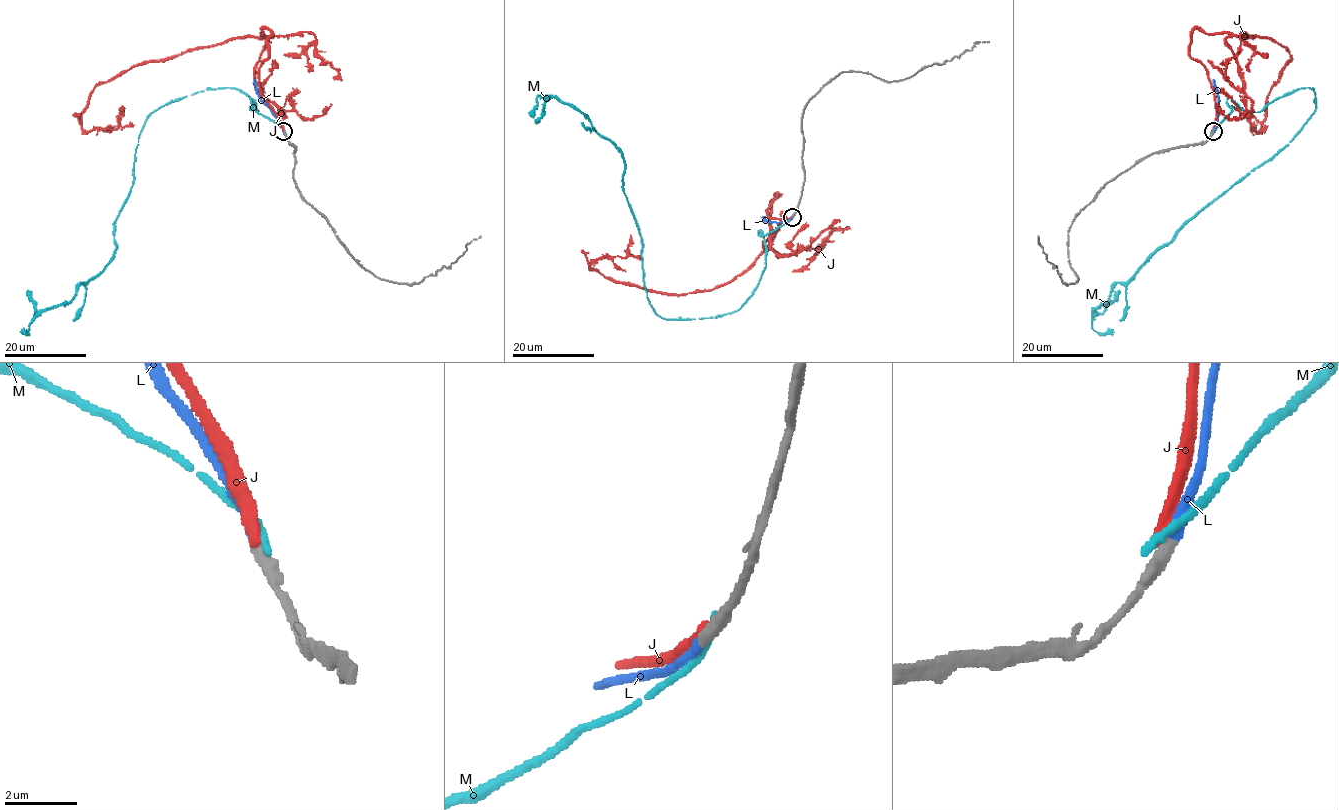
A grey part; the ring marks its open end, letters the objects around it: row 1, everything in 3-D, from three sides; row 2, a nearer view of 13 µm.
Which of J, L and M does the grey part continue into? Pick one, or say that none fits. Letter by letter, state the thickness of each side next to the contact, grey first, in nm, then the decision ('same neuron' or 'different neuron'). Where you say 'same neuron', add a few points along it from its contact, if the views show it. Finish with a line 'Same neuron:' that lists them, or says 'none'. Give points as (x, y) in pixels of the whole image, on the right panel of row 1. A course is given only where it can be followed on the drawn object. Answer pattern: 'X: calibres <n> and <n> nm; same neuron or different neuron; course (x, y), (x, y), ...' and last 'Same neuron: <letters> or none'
J: calibres 400 and 280 nm; different neuron
L: calibres 380 and 320 nm; same neuron; course (1213, 132), (1219, 100), (1212, 79)
M: calibres 440 and 220 nm; different neuron
Same neuron: L

